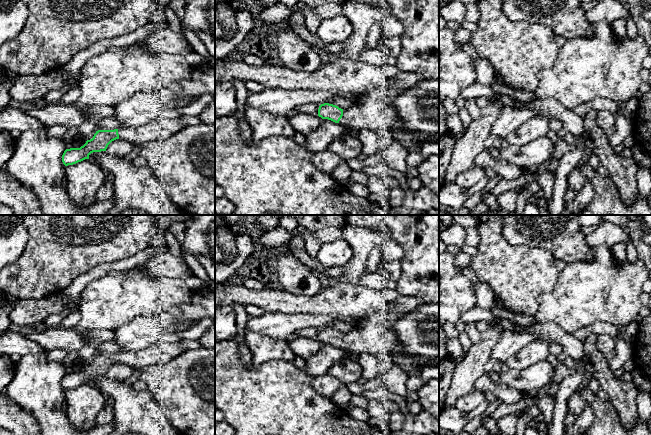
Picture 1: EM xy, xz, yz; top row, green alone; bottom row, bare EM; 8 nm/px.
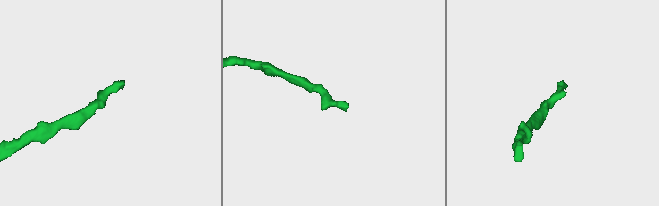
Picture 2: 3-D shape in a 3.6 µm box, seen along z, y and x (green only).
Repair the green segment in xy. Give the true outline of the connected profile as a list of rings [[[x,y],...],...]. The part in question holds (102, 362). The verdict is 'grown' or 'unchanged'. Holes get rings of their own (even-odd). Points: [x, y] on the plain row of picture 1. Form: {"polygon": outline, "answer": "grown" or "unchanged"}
{"polygon": [[[159,341],[143,350],[98,354],[93,362],[87,364],[80,372],[66,373],[62,379],[62,386],[65,390],[68,390],[89,383],[89,379],[93,376],[106,375],[108,369],[116,363],[129,365],[134,370],[140,370],[150,365],[166,363],[185,350],[187,348],[180,342],[165,343]]], "answer": "grown"}

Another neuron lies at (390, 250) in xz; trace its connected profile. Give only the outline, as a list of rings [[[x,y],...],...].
[[[390,237],[381,245],[380,250],[384,261],[401,260],[404,255],[400,245]]]

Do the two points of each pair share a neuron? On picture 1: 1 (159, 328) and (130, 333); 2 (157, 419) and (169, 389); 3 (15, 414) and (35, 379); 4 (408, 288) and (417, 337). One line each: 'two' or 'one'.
1: one
2: two
3: two
4: two

